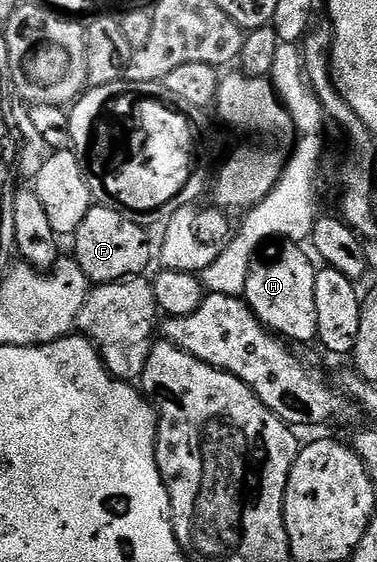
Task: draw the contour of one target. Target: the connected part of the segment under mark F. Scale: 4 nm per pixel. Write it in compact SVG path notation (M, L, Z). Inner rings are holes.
M95 204L75 229L73 257L92 283L122 282L142 275L143 269L153 262L153 248L151 252L147 234L148 231L135 223L132 217L122 215L113 208Z

